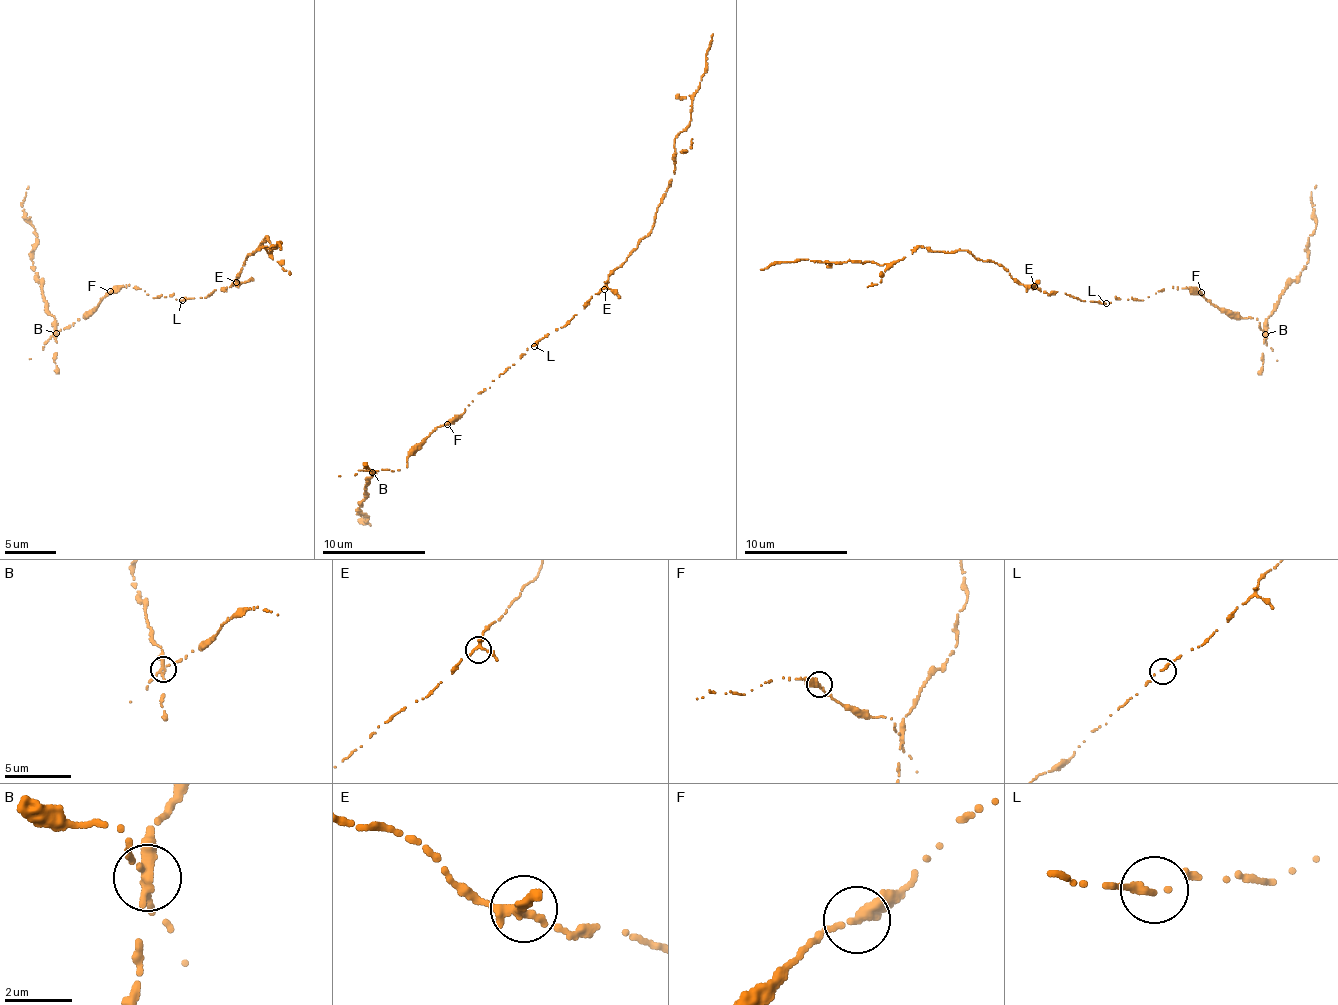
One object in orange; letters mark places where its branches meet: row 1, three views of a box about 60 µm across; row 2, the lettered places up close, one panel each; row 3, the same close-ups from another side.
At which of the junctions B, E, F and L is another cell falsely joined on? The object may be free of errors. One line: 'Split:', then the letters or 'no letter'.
Split: B

